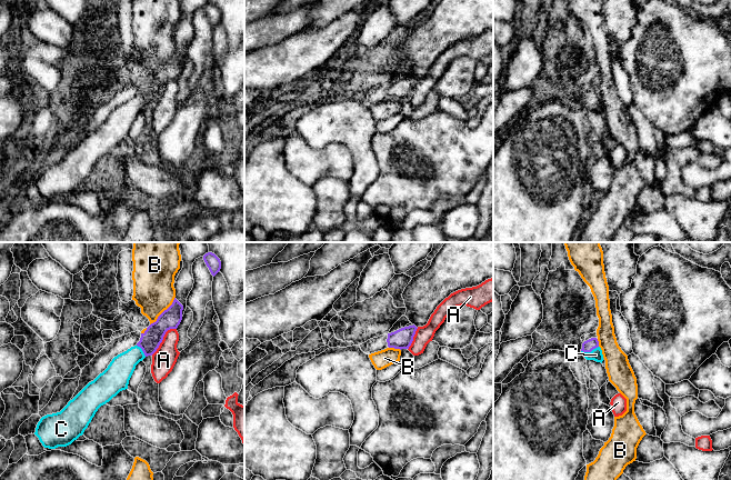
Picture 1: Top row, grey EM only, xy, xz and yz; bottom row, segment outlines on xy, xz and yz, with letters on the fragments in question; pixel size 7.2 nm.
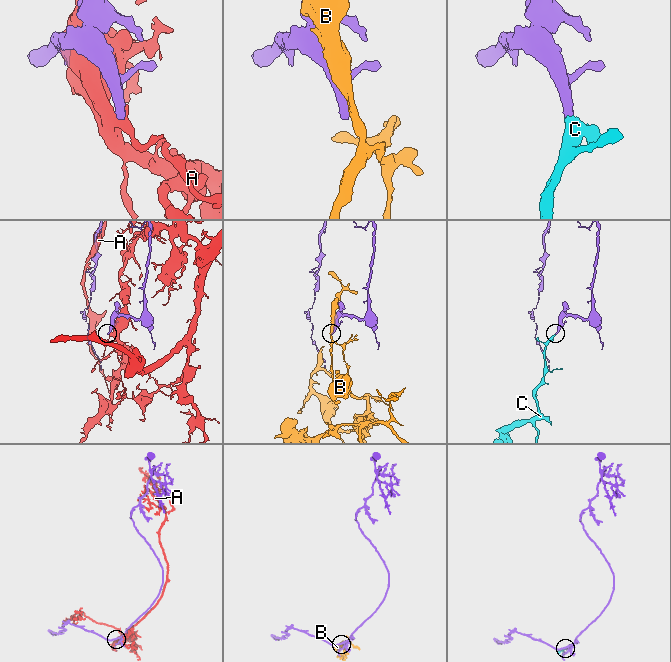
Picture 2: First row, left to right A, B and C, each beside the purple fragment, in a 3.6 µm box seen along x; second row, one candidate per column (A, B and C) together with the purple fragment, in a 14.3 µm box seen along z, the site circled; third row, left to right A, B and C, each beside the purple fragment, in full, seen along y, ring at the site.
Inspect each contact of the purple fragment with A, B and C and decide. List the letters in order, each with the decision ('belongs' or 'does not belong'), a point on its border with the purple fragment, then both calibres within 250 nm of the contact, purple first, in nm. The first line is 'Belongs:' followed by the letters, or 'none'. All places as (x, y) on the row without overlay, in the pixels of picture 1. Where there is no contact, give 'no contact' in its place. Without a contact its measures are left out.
Belongs: C
A: does not belong; contact xy (162, 90); calibres 150 and 170 nm
B: does not belong; contact xy (163, 62); calibres 150 and 300 nm
C: belongs; contact yz (589, 102); calibres 90 and 90 nm

